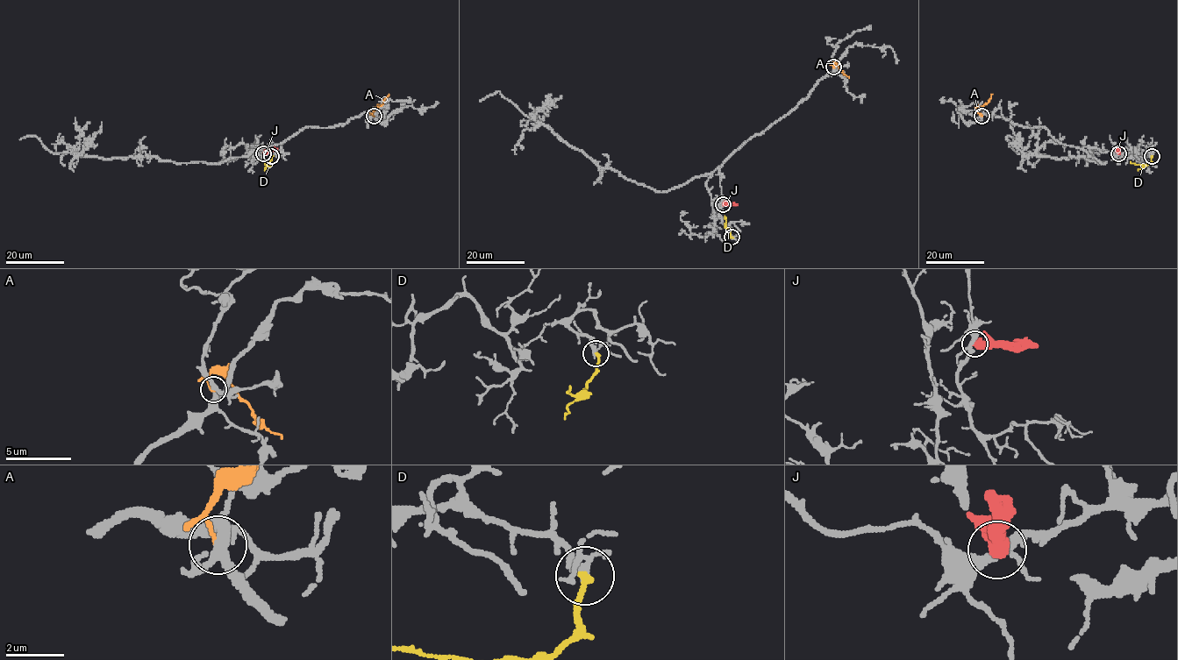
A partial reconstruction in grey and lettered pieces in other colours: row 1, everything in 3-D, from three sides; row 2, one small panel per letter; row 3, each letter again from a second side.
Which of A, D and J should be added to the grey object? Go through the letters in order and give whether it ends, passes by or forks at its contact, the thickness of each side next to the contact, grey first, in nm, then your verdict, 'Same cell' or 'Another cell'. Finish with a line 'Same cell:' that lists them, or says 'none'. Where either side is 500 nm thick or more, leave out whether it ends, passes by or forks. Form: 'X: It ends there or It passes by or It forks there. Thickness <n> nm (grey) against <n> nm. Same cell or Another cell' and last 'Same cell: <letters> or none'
A: It ends there. Thickness 320 nm (grey) against 150 nm. Another cell
D: It ends there. Thickness 200 nm (grey) against 240 nm. Same cell
J: Thickness 320 nm (grey) against 650 nm. Another cell
Same cell: D

